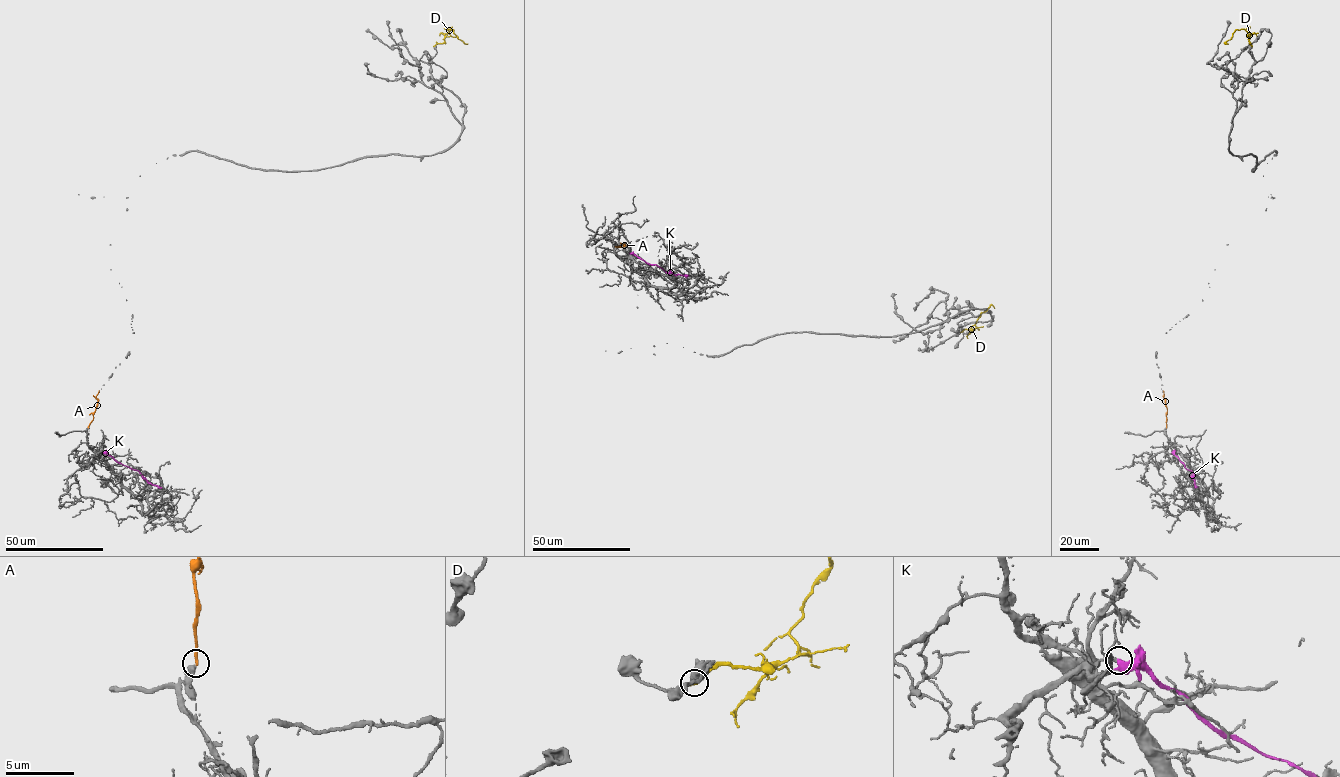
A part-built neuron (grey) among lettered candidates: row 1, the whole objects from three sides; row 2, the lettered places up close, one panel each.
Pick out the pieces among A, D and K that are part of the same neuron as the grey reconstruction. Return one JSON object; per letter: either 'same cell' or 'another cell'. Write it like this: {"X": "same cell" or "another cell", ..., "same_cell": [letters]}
{"A": "another cell", "D": "another cell", "K": "another cell", "same_cell": []}

